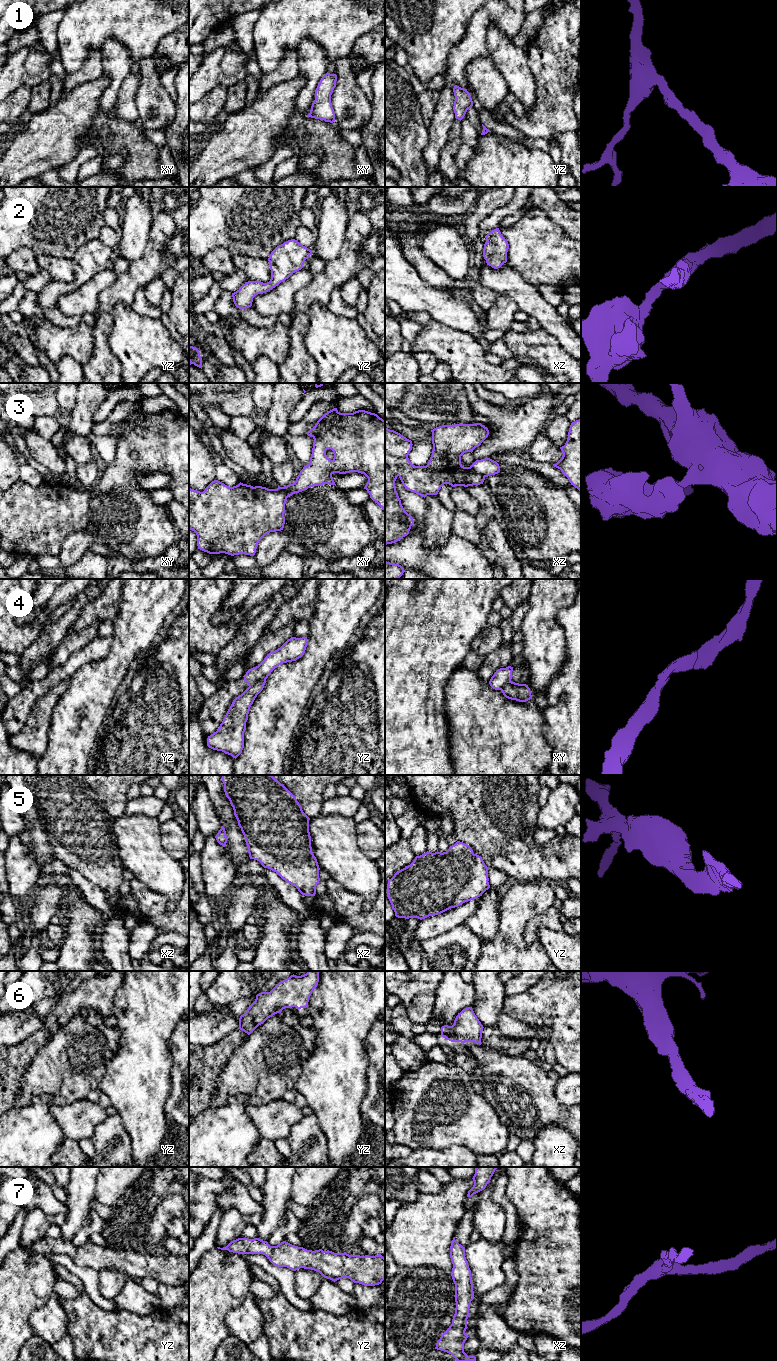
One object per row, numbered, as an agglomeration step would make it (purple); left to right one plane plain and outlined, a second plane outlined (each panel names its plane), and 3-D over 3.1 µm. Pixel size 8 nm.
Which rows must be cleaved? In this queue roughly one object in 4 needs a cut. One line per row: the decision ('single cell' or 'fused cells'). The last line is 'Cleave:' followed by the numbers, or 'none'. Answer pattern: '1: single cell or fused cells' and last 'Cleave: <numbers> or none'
1: single cell
2: single cell
3: fused cells
4: fused cells
5: single cell
6: single cell
7: single cell
Cleave: 3, 4

